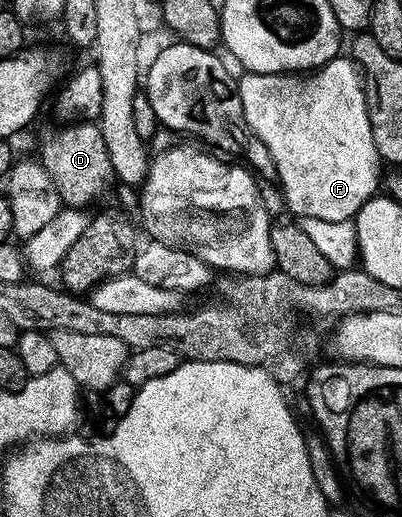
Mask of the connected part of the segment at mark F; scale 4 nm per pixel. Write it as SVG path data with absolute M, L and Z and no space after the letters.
M339 55L326 65L321 66L317 71L311 72L309 75L291 75L288 73L252 73L243 72L237 78L238 94L242 100L244 107L244 115L246 116L246 128L250 130L254 136L259 137L264 143L264 147L268 147L268 151L274 160L274 172L276 174L277 184L282 190L282 198L286 201L287 210L292 214L299 213L299 218L313 219L316 221L350 221L357 217L360 207L364 207L364 203L375 196L380 189L380 173L378 177L378 165L380 166L380 158L378 148L372 139L372 127L368 119L368 107L366 106L366 90L364 82L360 76L360 70L349 56Z

